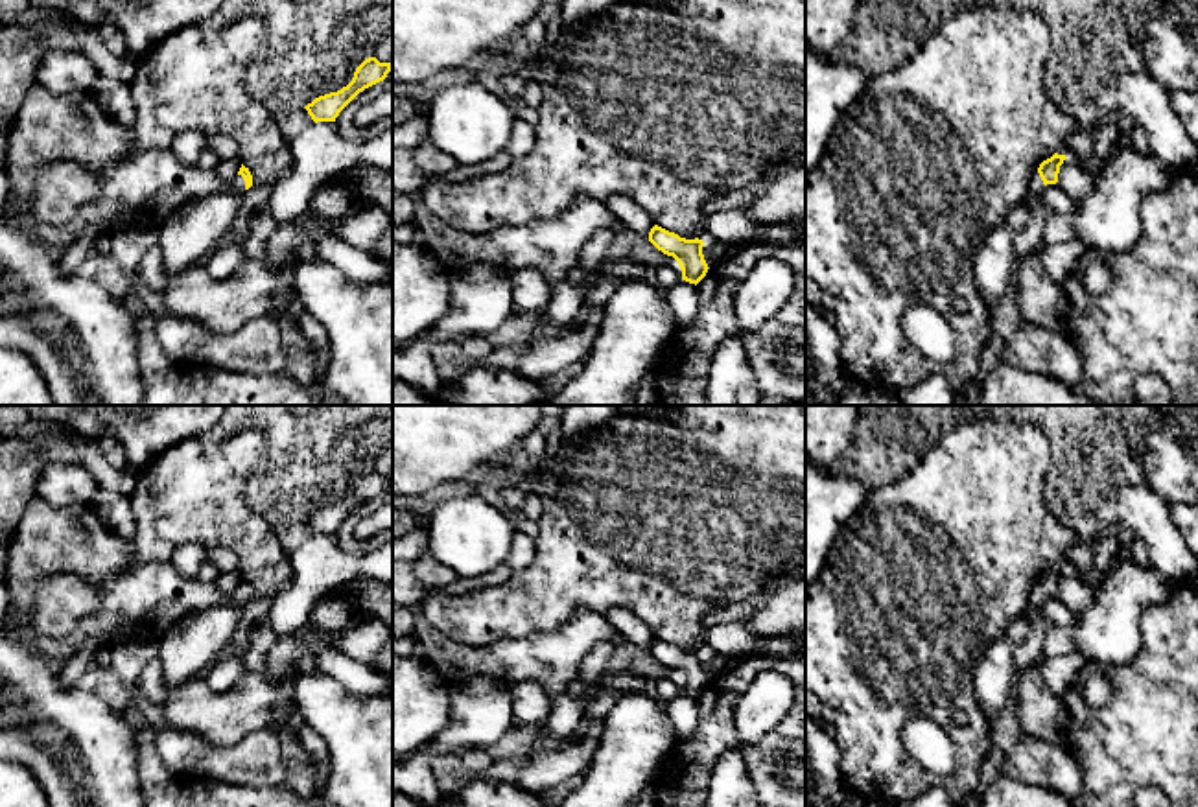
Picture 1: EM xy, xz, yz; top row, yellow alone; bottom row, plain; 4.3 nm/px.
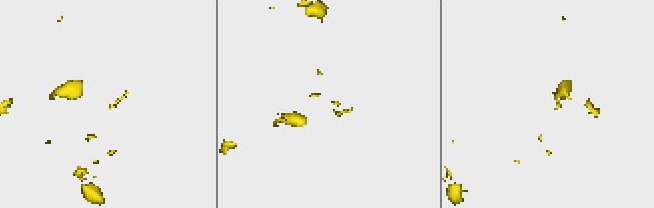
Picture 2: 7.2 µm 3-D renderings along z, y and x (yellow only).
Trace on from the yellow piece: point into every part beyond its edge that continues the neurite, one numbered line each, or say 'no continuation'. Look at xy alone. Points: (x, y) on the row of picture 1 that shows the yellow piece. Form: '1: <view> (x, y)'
1: xy (194, 231)

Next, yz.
1: yz (1034, 190)

